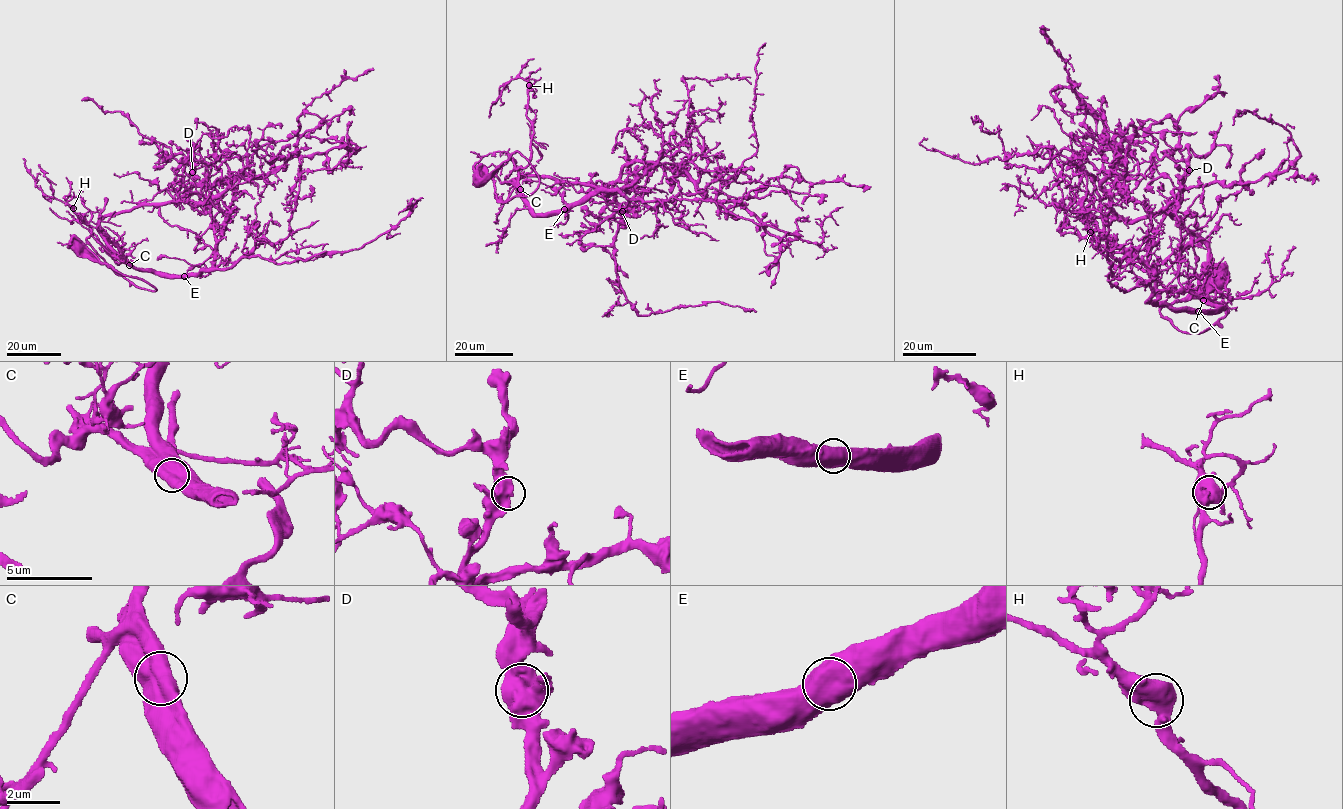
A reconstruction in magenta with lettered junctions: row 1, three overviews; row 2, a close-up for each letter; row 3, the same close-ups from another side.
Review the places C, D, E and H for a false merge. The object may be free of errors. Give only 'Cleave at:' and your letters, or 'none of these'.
Cleave at: none of these

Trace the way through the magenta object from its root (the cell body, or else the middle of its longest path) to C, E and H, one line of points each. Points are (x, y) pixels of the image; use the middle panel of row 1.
C: (481, 180), (488, 179), (502, 163), (520, 152), (538, 178), (533, 192), (500, 202), (493, 176), (520, 189)
E: (481, 180), (520, 152), (538, 187), (499, 200), (493, 175), (515, 185), (535, 213), (564, 209)
H: (481, 180), (520, 152), (538, 187), (500, 202), (493, 178), (517, 182), (519, 168), (528, 164), (529, 85)

